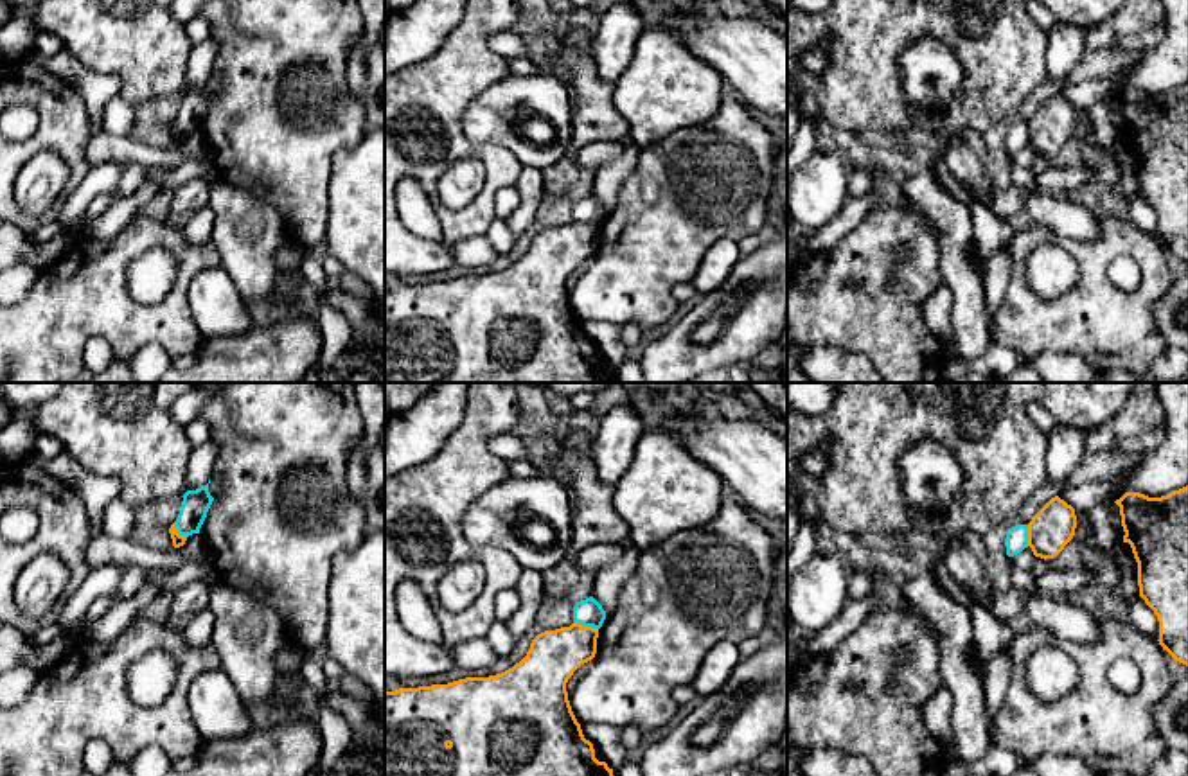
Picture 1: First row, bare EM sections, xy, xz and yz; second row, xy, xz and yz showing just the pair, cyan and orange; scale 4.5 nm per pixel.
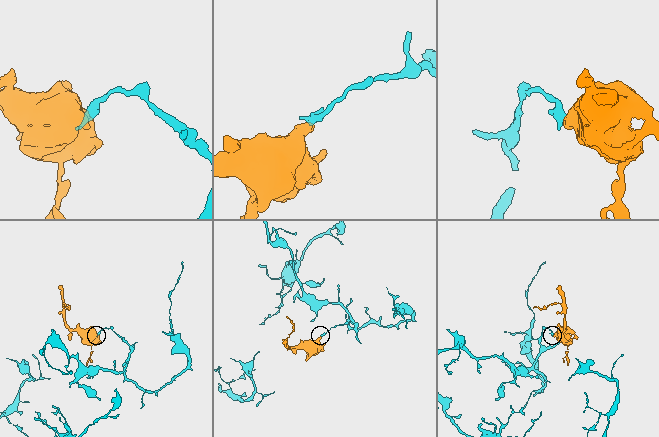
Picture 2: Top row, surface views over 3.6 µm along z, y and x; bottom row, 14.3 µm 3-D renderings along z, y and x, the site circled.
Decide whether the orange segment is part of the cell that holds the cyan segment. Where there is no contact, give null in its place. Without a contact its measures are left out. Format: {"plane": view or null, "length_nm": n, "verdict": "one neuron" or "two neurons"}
{"plane": "xz", "length_nm": 120, "verdict": "two neurons"}

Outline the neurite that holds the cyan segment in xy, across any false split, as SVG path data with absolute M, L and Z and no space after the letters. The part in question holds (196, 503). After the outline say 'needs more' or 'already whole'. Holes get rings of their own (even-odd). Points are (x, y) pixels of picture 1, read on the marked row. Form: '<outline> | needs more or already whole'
M208 483L196 490L187 490L183 494L180 514L174 521L178 534L185 537L199 534L212 501L214 498L208 492Z | already whole

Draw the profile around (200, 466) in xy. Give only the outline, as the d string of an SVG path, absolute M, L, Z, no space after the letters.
M208 440L203 445L192 447L187 463L187 490L196 490L208 483L217 454L217 445Z

